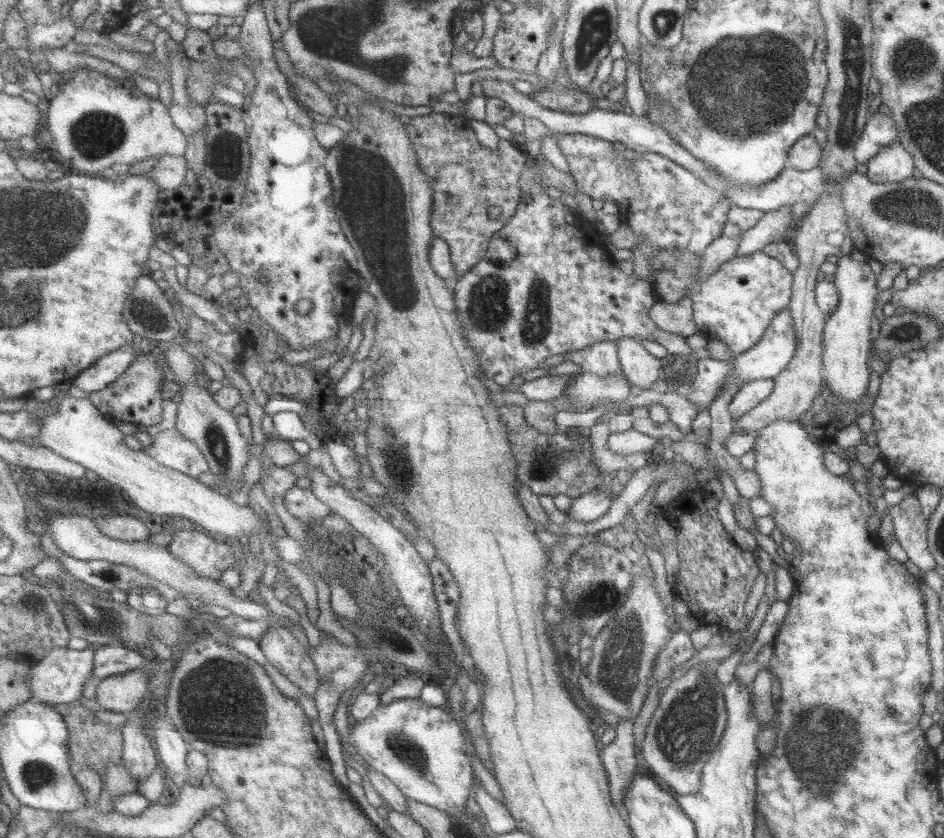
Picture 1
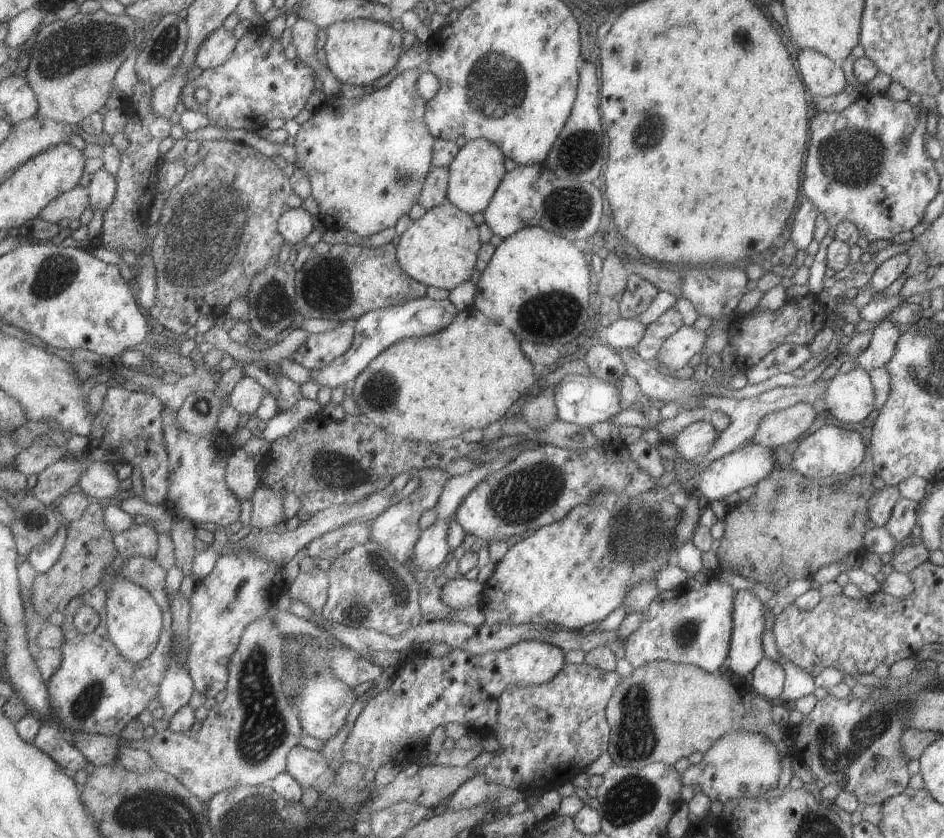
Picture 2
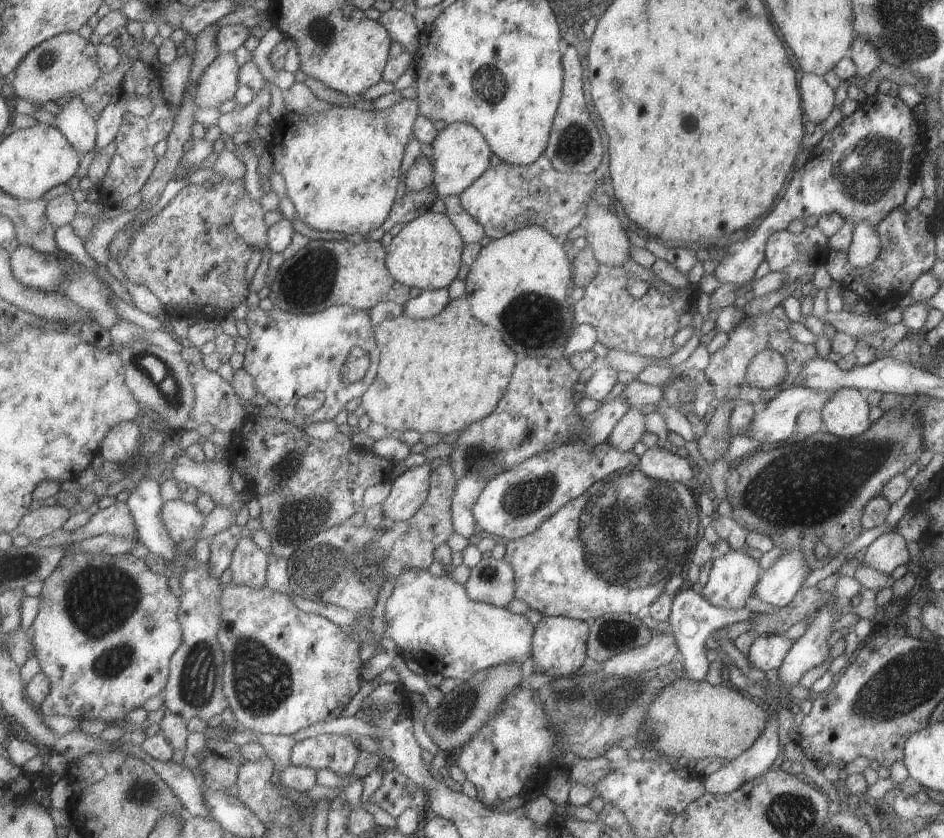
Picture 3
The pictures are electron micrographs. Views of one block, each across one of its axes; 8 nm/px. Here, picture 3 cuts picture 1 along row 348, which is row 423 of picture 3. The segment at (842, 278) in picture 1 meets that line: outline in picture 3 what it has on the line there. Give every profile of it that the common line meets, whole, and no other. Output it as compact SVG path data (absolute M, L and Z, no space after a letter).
M856 388L833 391L820 410L823 431L839 438L853 438L863 434L870 425L867 419L869 407L864 391Z

